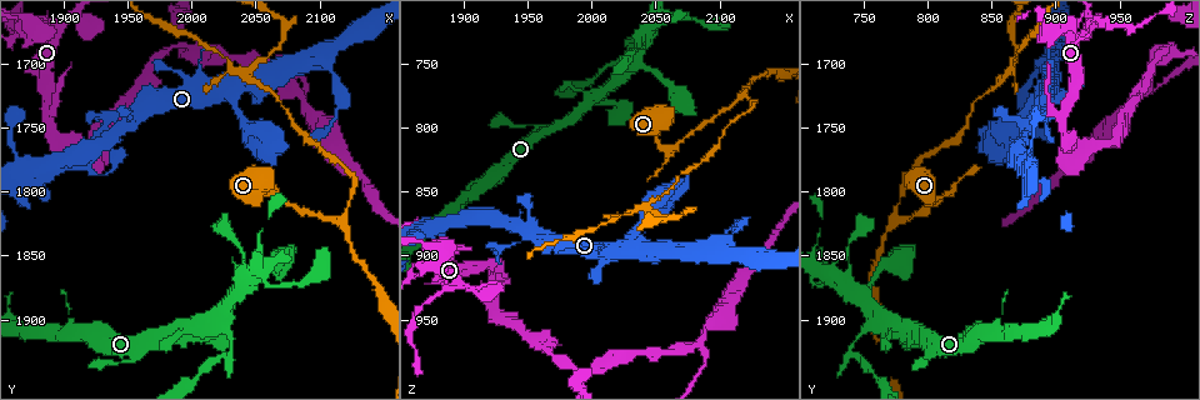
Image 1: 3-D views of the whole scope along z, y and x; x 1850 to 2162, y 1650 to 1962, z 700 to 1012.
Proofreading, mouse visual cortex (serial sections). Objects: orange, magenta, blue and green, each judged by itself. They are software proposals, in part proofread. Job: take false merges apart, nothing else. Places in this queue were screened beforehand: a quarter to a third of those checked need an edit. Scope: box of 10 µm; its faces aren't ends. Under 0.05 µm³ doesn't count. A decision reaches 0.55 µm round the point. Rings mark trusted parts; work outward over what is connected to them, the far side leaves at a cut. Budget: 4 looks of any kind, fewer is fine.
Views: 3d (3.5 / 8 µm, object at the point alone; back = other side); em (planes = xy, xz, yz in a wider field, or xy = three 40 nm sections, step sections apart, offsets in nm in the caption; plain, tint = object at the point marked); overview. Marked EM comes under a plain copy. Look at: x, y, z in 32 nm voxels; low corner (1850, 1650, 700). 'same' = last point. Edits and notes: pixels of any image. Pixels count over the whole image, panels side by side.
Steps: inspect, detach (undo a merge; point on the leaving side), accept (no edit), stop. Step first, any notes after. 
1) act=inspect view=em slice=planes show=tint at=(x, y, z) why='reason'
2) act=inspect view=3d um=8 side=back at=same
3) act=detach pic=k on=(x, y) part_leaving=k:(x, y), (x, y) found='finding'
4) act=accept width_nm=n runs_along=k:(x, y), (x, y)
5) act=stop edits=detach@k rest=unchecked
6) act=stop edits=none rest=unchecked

act=inspect view=em slice=planes show=tint at=(2064, 1800, 816) why='sharp bend'

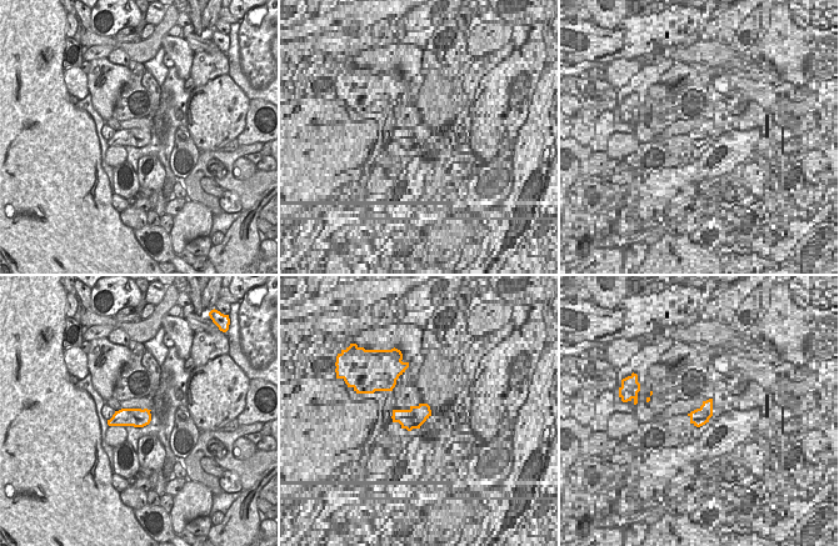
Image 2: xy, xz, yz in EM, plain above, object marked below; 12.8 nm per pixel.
act=inspect view=3d um=3.5 at=same

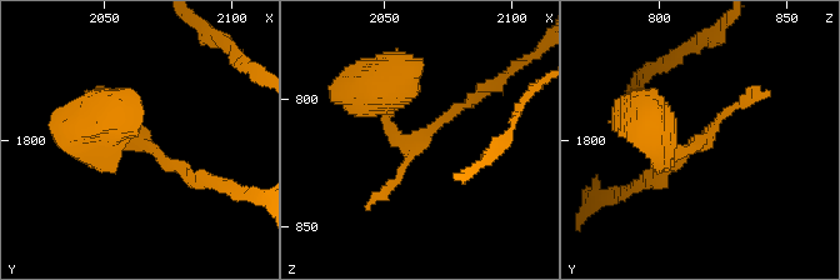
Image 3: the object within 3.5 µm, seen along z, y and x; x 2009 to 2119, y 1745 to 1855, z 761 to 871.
act=accept width_nm=240 runs_along=3:(93, 141), (143, 141), (200, 180) found='continuous, no second cell'

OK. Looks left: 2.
act=inspect view=3d um=8 at=(1924, 1778, 908)

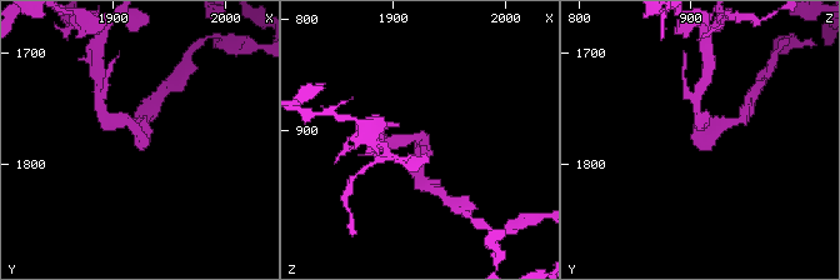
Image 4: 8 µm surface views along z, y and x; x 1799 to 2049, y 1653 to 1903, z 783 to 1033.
act=inspect view=em slice=planes show=tint at=same arm_widths_nm=250,250 why='shape alone is not enough'

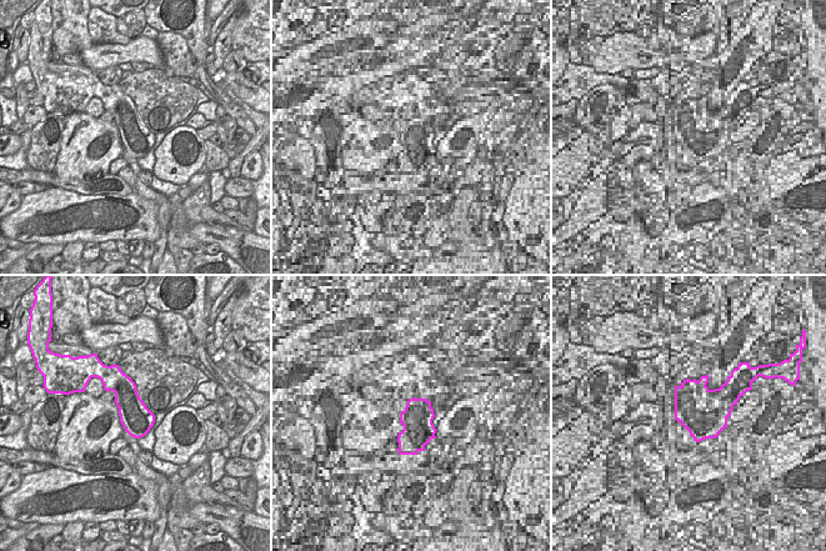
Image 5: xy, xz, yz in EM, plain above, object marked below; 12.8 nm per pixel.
act=accept found='all the same cell'

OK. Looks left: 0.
act=stop edits=none rest=unchecked

